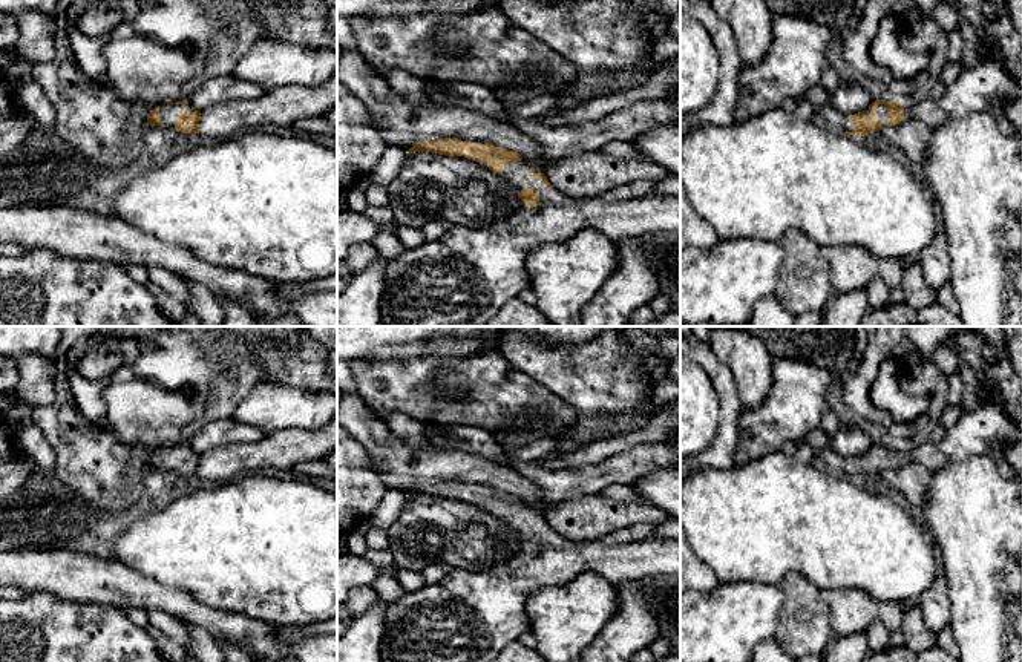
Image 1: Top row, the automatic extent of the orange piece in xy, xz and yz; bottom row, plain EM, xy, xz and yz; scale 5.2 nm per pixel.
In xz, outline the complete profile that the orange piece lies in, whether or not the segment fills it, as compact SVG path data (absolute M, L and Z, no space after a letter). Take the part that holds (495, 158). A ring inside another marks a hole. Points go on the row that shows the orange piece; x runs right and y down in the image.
M443 138L417 143L408 150L415 152L464 156L481 162L493 173L503 175L524 205L510 219L489 225L452 224L441 239L426 241L389 259L380 297L380 326L486 326L509 300L529 287L526 257L536 245L567 241L584 228L595 228L616 244L630 238L637 239L644 233L680 230L680 193L613 202L599 198L576 202L553 188L533 162L492 143Z

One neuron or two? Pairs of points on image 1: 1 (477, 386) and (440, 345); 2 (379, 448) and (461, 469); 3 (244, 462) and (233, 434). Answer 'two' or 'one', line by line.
1: two
2: one
3: two

